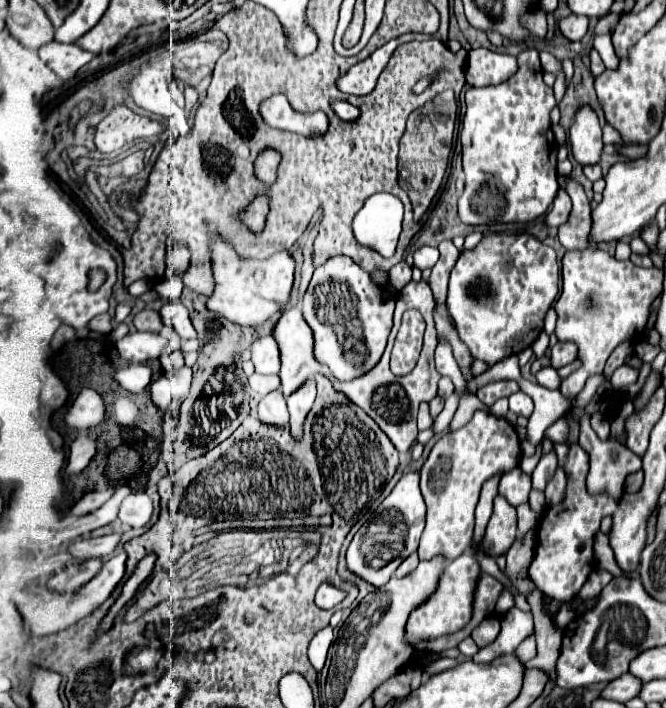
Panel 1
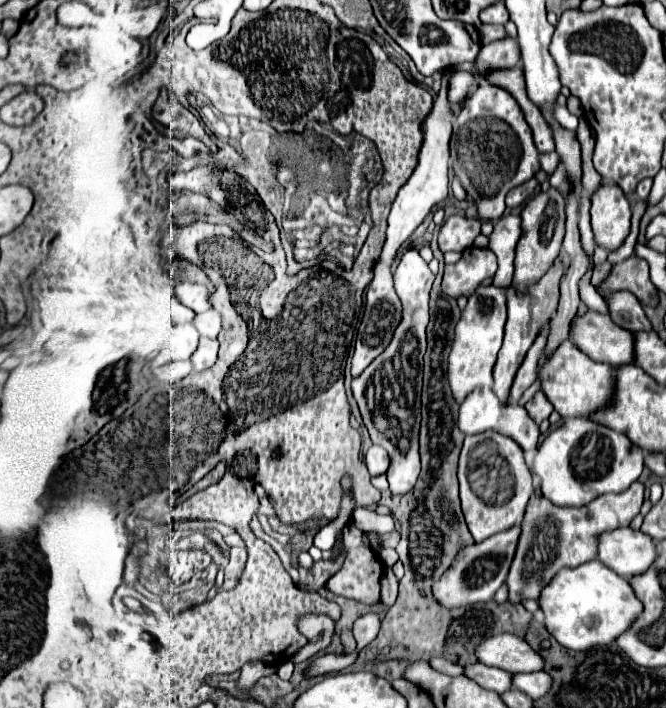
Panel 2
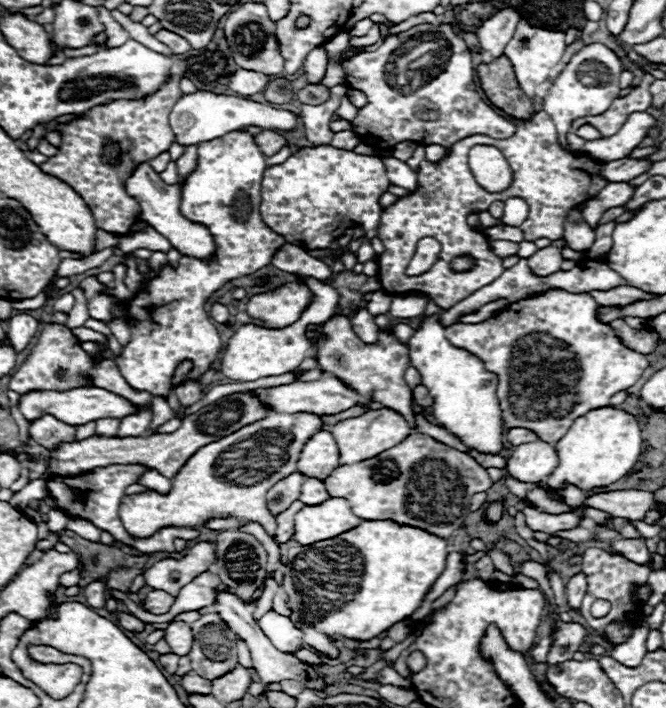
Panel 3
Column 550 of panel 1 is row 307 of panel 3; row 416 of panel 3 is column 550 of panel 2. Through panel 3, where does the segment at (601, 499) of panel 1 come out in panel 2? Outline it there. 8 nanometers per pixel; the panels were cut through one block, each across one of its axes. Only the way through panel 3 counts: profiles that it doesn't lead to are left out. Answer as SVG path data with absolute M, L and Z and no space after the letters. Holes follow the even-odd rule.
M634 482L626 492L598 496L580 508L560 508L546 498L532 498L532 504L528 506L522 520L522 540L518 542L518 550L506 580L510 590L508 600L520 602L522 598L538 598L542 586L546 586L546 582L550 582L558 570L594 560L596 534L602 534L602 530L628 526L630 520L640 512L642 500L644 486L640 482Z

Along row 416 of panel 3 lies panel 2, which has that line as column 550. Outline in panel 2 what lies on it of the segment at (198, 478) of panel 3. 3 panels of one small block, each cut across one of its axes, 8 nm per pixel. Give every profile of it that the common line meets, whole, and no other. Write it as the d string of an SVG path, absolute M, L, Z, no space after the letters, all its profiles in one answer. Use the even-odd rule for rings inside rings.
M554 262L548 272L534 284L530 286L530 290L526 294L516 292L512 286L506 288L506 304L508 304L508 322L506 322L506 336L504 336L504 344L498 352L498 362L494 366L494 394L506 402L506 394L510 392L510 382L514 380L514 374L518 370L518 366L522 364L528 348L534 344L536 336L546 328L546 324L550 322L552 314L556 312L558 306L558 296L560 296L560 282L566 274L566 264L564 262Z

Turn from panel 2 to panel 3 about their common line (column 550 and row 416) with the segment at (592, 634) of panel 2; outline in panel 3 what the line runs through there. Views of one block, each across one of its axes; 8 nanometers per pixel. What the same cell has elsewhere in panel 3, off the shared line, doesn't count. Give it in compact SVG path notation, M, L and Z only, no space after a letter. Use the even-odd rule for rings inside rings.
M614 406L594 408L578 420L574 420L570 432L566 432L556 442L554 448L558 452L558 466L548 476L548 484L558 488L564 482L570 482L582 490L610 486L612 482L620 480L630 472L630 468L636 464L640 456L640 446L640 424L632 414Z

